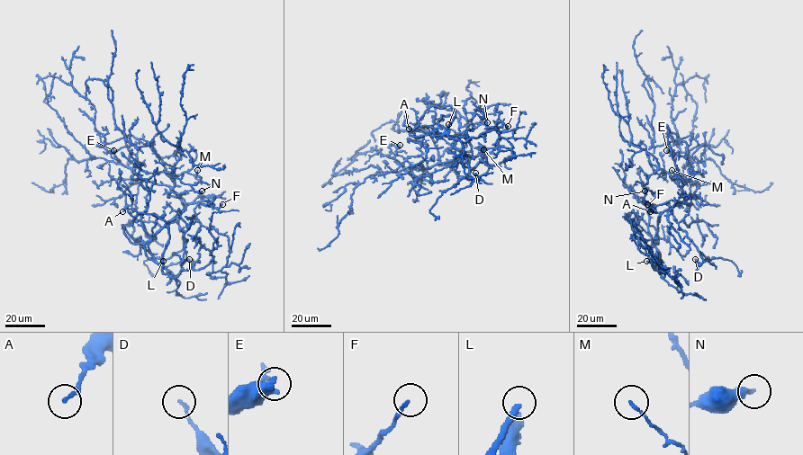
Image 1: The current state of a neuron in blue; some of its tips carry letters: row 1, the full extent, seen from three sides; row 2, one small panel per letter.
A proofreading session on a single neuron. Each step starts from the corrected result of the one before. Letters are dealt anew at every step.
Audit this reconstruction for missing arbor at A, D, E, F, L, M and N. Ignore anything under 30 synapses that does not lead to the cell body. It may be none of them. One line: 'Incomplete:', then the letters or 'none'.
Incomplete: F, L

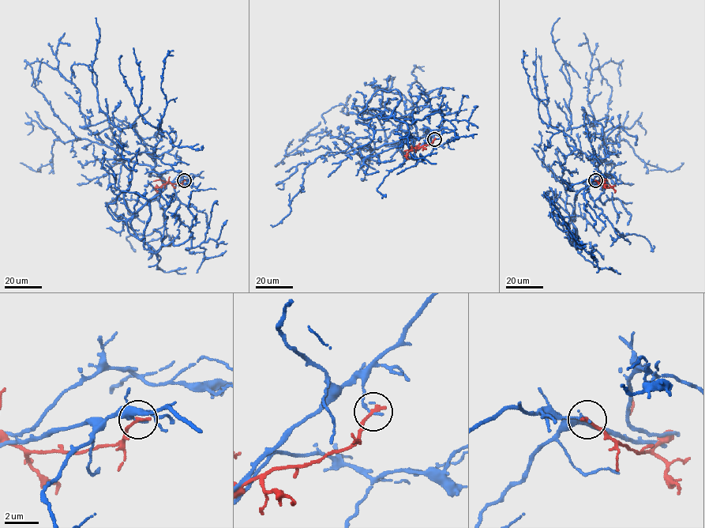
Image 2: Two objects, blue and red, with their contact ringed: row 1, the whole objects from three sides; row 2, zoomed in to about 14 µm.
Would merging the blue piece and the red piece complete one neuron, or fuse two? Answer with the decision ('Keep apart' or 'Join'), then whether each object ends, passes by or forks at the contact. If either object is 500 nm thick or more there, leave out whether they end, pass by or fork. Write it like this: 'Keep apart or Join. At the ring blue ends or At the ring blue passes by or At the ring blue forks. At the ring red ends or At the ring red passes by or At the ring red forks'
Keep apart. At the ring blue ends. At the ring red ends

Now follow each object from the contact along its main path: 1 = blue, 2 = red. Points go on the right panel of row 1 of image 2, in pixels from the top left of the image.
1: (595, 180), (605, 184), (582, 188), (570, 216), (579, 253), (554, 205)
2: (595, 180), (613, 187), (616, 191)

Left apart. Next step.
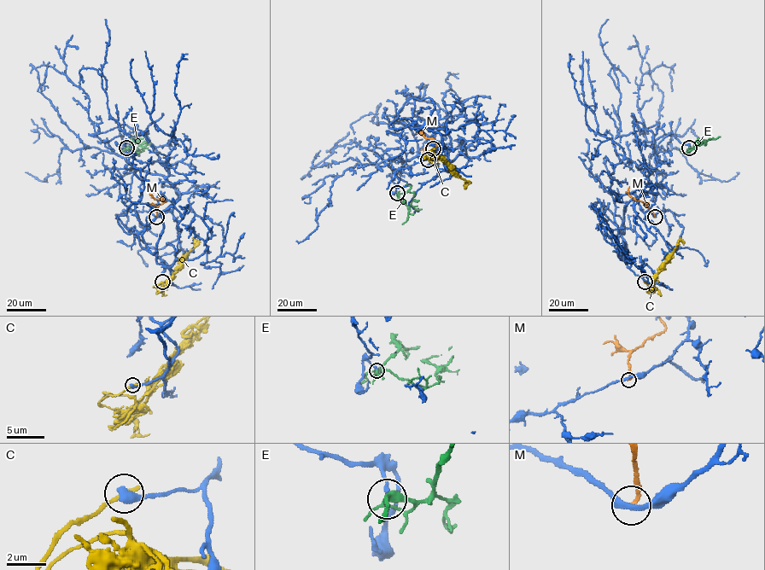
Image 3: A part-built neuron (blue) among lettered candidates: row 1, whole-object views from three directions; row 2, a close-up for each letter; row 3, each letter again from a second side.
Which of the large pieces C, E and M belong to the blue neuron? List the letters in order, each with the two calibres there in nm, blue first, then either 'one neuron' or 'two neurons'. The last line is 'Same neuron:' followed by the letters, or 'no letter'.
C: 500/200 nm | two neurons
E: 160/130 nm | two neurons
M: 280/160 nm | two neurons
Same neuron: no letter

